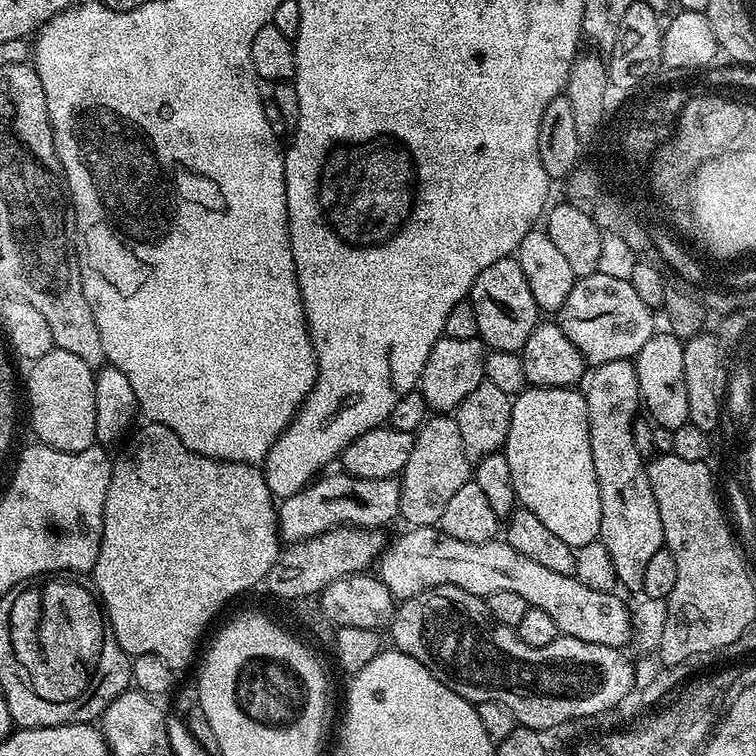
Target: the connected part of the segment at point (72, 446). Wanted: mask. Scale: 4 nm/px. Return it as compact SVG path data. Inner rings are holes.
M53 346L46 354L31 361L28 372L28 408L32 411L35 439L63 452L81 452L97 443L95 438L95 375L94 369L82 358Z

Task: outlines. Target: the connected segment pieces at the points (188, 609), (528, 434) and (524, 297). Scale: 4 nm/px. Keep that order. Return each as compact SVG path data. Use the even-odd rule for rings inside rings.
M151 422L145 425L145 428L137 427L131 433L132 441L121 450L120 457L117 455L112 461L112 477L110 486L106 490L104 525L98 550L98 562L92 567L90 575L102 598L104 610L108 613L108 625L114 630L114 638L118 638L118 646L122 646L122 650L127 652L129 657L154 654L162 658L162 662L169 664L172 669L181 670L180 668L186 667L191 662L192 655L196 652L196 643L199 642L204 627L219 614L220 607L227 600L242 595L247 588L252 588L255 584L263 585L267 581L268 572L282 551L280 528L276 525L278 504L272 491L266 486L263 471L257 465L215 460L209 456L191 452L180 441L178 434L174 434L174 430Z
M529 386L515 397L512 401L512 413L510 414L510 434L507 442L504 443L502 449L505 458L510 462L510 475L514 478L514 490L519 507L530 510L534 514L538 514L538 518L549 530L554 534L558 534L558 538L562 538L562 542L566 542L571 548L581 548L590 542L594 542L600 535L600 519L602 518L602 502L598 494L598 482L594 474L594 458L590 450L590 426L588 425L588 411L586 410L586 398L583 391L571 388L537 388Z
M515 255L498 258L491 266L486 266L482 274L474 282L470 299L474 306L474 318L478 318L478 336L492 350L519 352L524 347L526 338L535 330L538 323L538 309L534 302L534 294L530 294L530 286L526 283L526 274L522 274L522 266L516 261Z

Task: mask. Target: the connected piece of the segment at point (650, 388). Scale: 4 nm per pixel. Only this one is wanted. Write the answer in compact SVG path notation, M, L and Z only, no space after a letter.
M668 330L657 331L634 357L643 411L657 428L677 428L688 423L690 402L686 402L686 370L682 366L684 341Z

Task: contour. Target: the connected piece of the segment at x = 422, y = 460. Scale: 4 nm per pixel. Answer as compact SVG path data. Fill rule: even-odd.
M432 414L415 433L414 450L406 458L406 466L400 473L400 514L405 525L430 528L439 525L450 497L470 480L470 461L462 450L462 434L458 434L458 422L448 414Z

